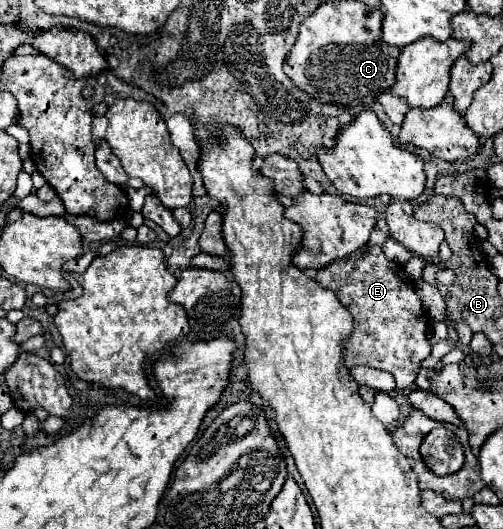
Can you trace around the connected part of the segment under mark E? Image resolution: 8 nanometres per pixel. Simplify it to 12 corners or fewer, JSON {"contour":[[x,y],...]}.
{"contour":[[371,245],[317,273],[351,311],[347,369],[415,383],[427,315],[403,267]]}

